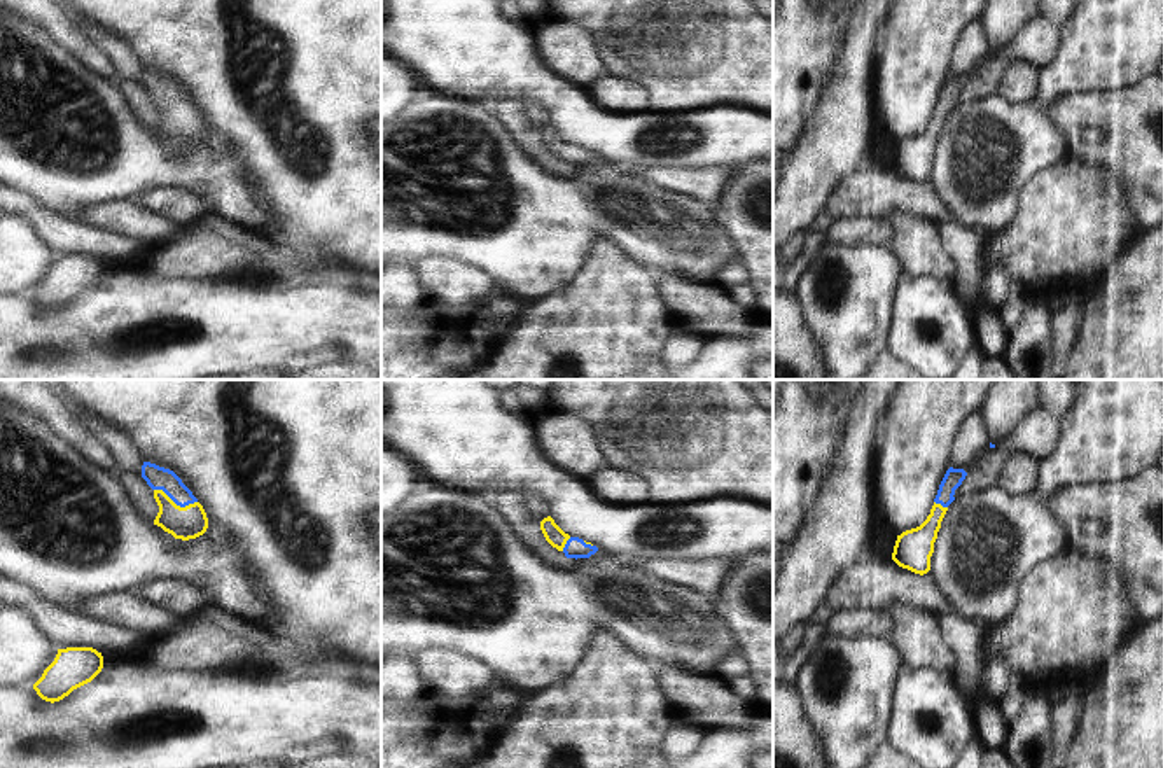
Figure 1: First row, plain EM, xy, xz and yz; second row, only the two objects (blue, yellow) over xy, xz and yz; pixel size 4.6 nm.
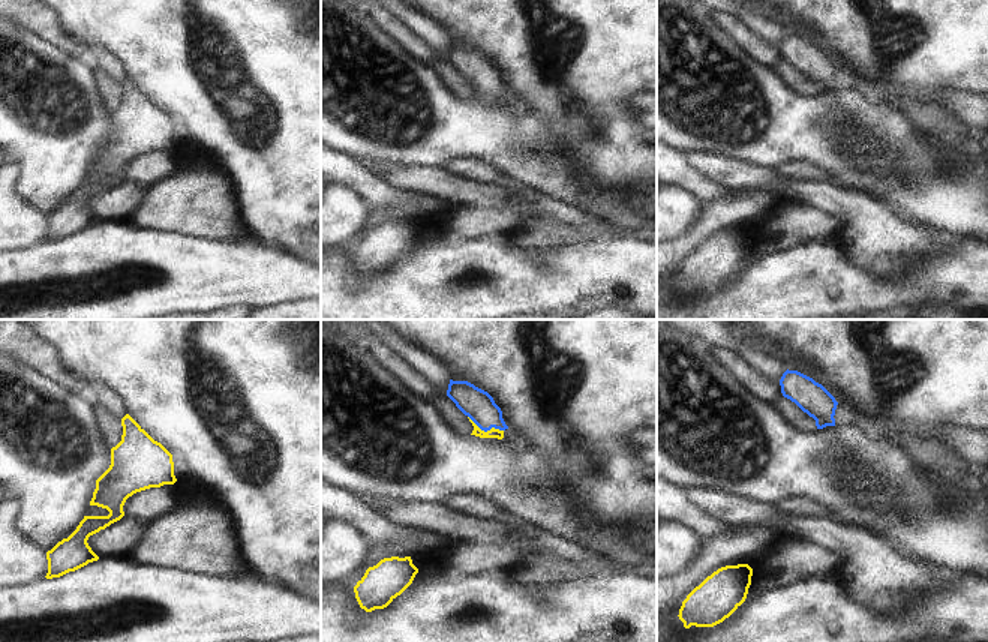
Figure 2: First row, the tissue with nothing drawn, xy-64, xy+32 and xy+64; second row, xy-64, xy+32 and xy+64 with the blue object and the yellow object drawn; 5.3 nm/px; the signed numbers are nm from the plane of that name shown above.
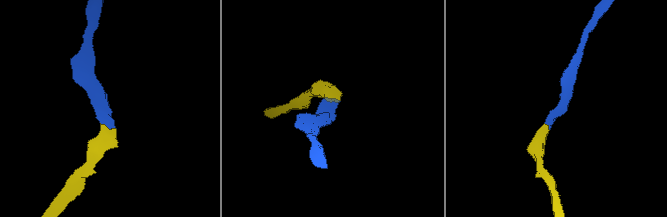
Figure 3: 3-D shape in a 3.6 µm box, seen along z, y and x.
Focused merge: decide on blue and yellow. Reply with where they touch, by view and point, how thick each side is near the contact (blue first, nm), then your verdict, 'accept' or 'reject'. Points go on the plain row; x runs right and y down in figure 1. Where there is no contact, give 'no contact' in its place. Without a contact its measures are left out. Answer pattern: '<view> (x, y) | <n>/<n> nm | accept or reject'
xy (175, 111) | 110/150 nm | accept

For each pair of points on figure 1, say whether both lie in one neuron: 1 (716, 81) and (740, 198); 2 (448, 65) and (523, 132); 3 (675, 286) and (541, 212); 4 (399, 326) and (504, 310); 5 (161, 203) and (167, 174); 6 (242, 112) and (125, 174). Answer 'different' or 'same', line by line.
1: different
2: different
3: different
4: same
5: different
6: different

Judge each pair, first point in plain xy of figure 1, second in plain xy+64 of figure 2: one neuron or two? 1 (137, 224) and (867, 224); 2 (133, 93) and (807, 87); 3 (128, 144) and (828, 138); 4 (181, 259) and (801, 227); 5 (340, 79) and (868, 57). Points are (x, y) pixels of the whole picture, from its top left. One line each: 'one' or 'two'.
1: one
2: one
3: one
4: one
5: one

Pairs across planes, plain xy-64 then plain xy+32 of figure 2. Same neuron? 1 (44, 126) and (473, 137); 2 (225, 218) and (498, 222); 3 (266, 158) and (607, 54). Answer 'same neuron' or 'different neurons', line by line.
1: same neuron
2: same neuron
3: same neuron

